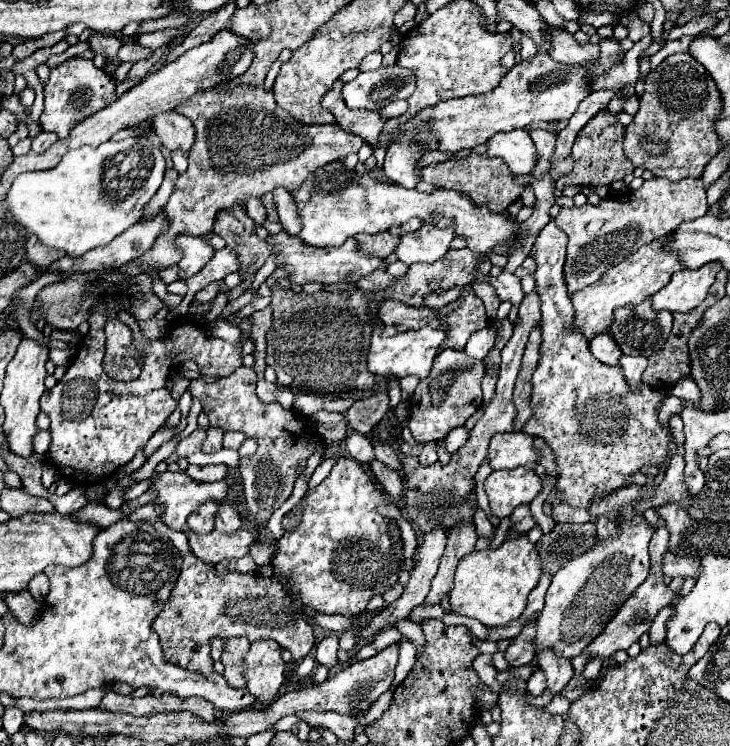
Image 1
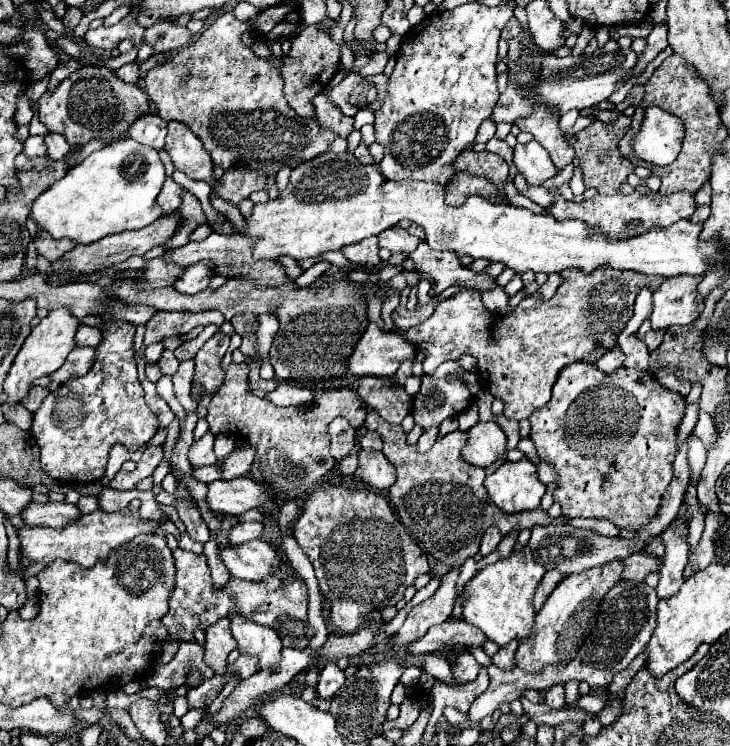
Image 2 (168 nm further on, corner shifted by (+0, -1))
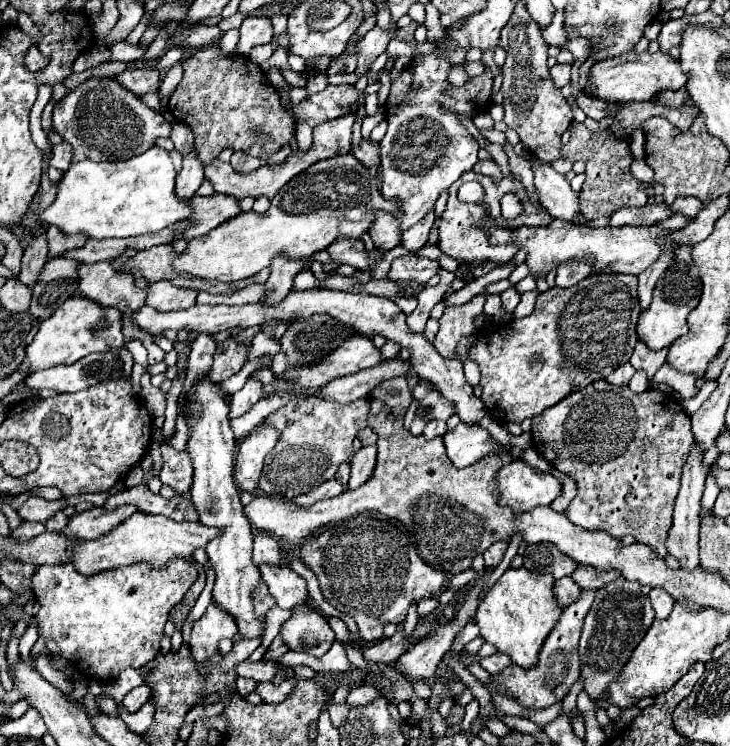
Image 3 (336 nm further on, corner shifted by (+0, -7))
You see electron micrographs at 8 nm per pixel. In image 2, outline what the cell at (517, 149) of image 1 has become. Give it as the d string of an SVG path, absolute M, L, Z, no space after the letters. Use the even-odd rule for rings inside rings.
M529 141L525 145L517 143L513 147L513 163L531 185L541 185L545 179L557 175L549 153L537 141Z

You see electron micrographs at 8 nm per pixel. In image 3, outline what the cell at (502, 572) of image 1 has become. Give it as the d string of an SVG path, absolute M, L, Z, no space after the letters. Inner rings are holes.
M523 567L507 569L477 607L475 623L481 629L481 637L493 643L497 651L507 653L511 661L523 669L537 665L539 651L561 617L563 607L553 595L553 583L555 579L541 573L529 573Z

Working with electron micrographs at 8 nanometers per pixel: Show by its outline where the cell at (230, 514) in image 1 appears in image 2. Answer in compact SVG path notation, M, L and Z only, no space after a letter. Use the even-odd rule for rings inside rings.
M245 521L245 523L237 523L231 527L229 531L229 543L237 545L237 543L245 543L251 539L257 539L261 535L263 525L259 521Z

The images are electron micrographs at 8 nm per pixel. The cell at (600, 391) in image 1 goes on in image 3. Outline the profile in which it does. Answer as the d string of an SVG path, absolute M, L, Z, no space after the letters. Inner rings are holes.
M595 381L587 389L571 393L553 409L545 409L545 413L533 417L531 437L531 447L555 469L571 475L577 483L579 493L565 511L571 523L585 529L605 529L617 539L633 535L637 543L651 547L657 557L667 557L665 541L671 529L673 503L679 493L681 467L685 463L685 453L689 453L689 445L693 443L691 419L673 395L665 395L655 389L633 393L629 387Z

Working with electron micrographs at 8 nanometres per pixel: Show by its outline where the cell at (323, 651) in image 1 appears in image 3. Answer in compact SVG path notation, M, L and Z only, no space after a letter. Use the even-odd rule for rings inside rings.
M333 703L327 707L327 711L329 711L329 715L331 715L331 723L333 723L337 729L345 723L347 713L349 713L347 705L333 705Z

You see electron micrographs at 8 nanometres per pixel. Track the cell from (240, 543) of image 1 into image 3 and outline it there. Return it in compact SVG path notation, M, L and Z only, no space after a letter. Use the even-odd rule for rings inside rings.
M269 565L259 567L263 581L269 587L269 593L275 597L281 609L293 609L299 603L307 601L307 583L293 569L273 569Z

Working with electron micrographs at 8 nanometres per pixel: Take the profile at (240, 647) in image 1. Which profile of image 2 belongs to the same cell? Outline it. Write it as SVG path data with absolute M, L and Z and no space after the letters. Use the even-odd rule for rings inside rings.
M227 617L217 621L213 627L209 627L209 631L205 631L205 635L205 661L217 675L225 675L227 657L237 647L231 635L231 621Z

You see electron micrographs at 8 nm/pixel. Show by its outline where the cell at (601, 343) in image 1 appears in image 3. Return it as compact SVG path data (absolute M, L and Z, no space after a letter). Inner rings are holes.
M625 363L625 365L617 367L617 369L607 377L607 381L613 383L613 385L627 385L629 379L633 377L633 373L635 373L635 369L631 367L631 363Z

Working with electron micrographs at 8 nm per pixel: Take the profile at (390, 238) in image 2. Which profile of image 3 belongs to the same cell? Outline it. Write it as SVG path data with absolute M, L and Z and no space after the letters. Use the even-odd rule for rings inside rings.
M377 211L375 219L369 227L369 235L377 247L393 249L399 245L399 233L397 233L397 219L389 215L387 211Z

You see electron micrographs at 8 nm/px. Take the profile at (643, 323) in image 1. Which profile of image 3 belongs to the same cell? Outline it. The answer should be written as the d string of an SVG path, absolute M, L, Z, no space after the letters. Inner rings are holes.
M641 341L635 345L635 351L633 351L633 357L631 357L631 365L635 369L643 369L649 377L649 387L661 391L661 393L673 393L673 389L669 385L659 385L659 383L653 383L653 375L657 373L657 369L665 363L665 357L667 357L667 349L661 349L659 353L653 353L651 349L645 349L645 345L641 345Z

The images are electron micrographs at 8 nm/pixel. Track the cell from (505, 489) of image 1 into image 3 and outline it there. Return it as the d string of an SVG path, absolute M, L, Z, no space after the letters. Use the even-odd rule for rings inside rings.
M521 459L511 461L509 465L505 465L505 467L497 473L497 485L499 485L499 493L501 493L499 503L511 507L515 513L527 513L527 511L531 511L533 507L551 505L551 503L561 495L561 489L563 489L561 483L559 483L551 473L535 471L531 465L527 465L527 463L521 461Z

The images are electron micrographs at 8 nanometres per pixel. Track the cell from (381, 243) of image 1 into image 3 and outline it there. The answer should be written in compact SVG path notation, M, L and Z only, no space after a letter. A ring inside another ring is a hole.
M337 237L337 241L333 241L327 247L327 253L337 263L347 263L347 265L351 265L355 269L365 267L365 245L363 245L361 239Z

